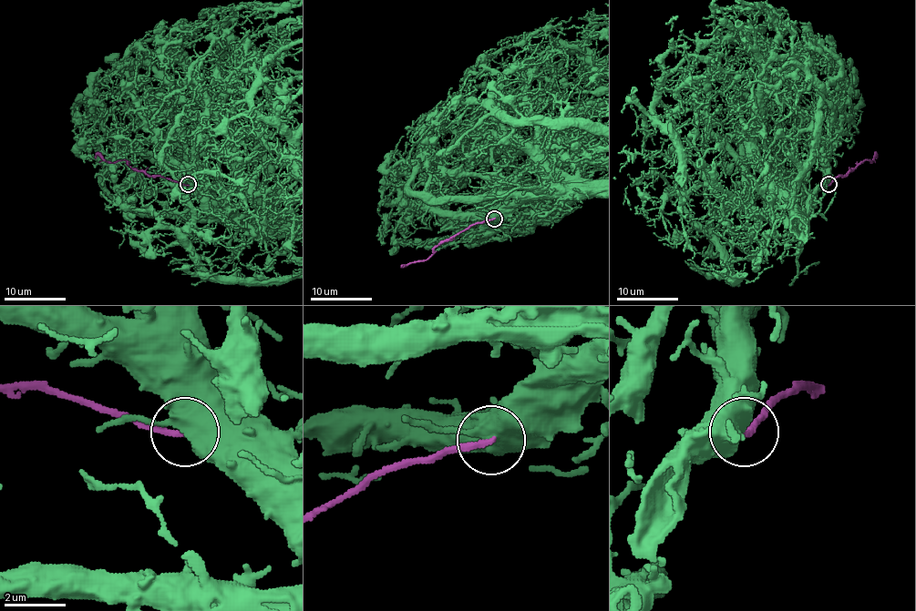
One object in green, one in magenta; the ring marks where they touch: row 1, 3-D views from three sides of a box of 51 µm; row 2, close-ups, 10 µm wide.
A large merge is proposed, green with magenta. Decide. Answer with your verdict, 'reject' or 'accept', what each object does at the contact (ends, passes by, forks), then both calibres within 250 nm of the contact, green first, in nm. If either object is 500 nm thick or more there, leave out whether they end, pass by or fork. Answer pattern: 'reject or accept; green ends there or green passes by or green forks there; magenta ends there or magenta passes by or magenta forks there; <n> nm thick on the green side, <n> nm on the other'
reject; 550 nm thick on the green side, 200 nm on the other

